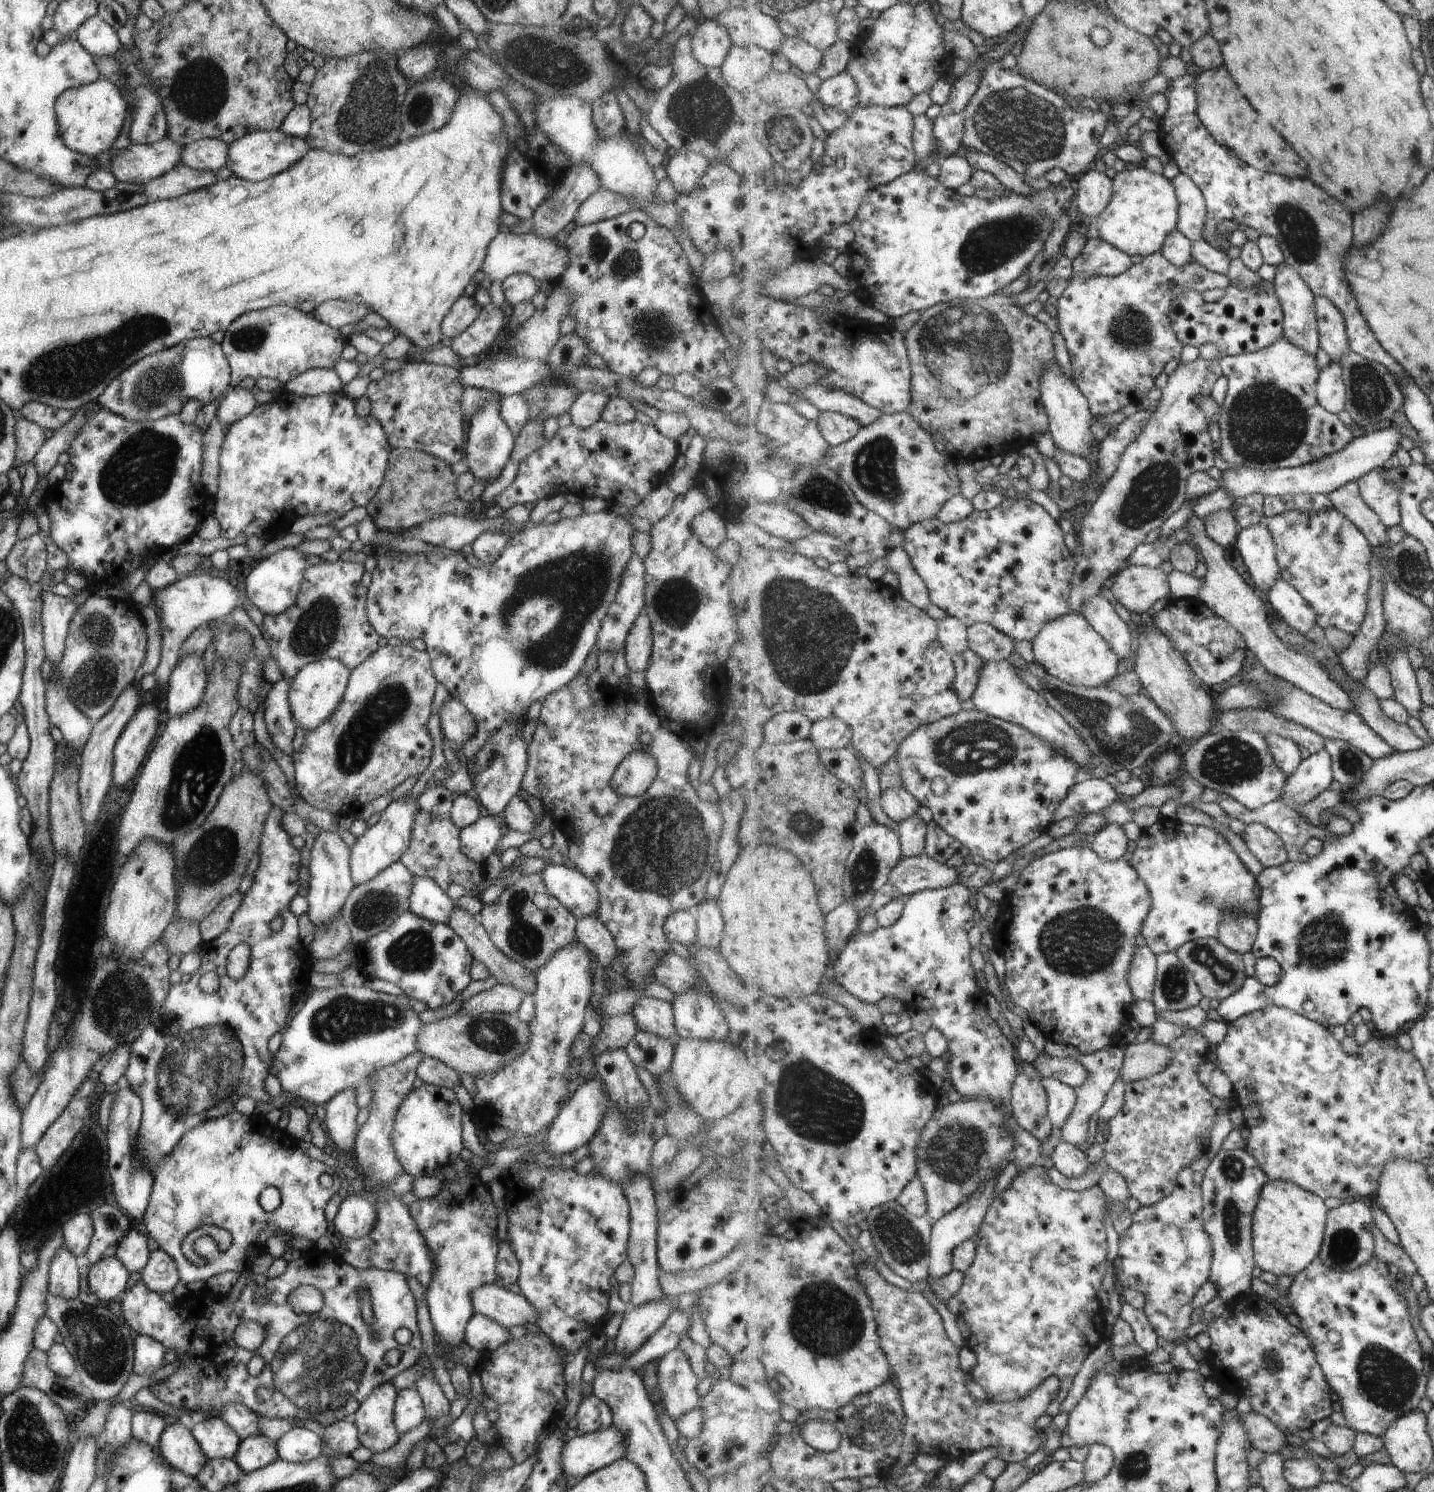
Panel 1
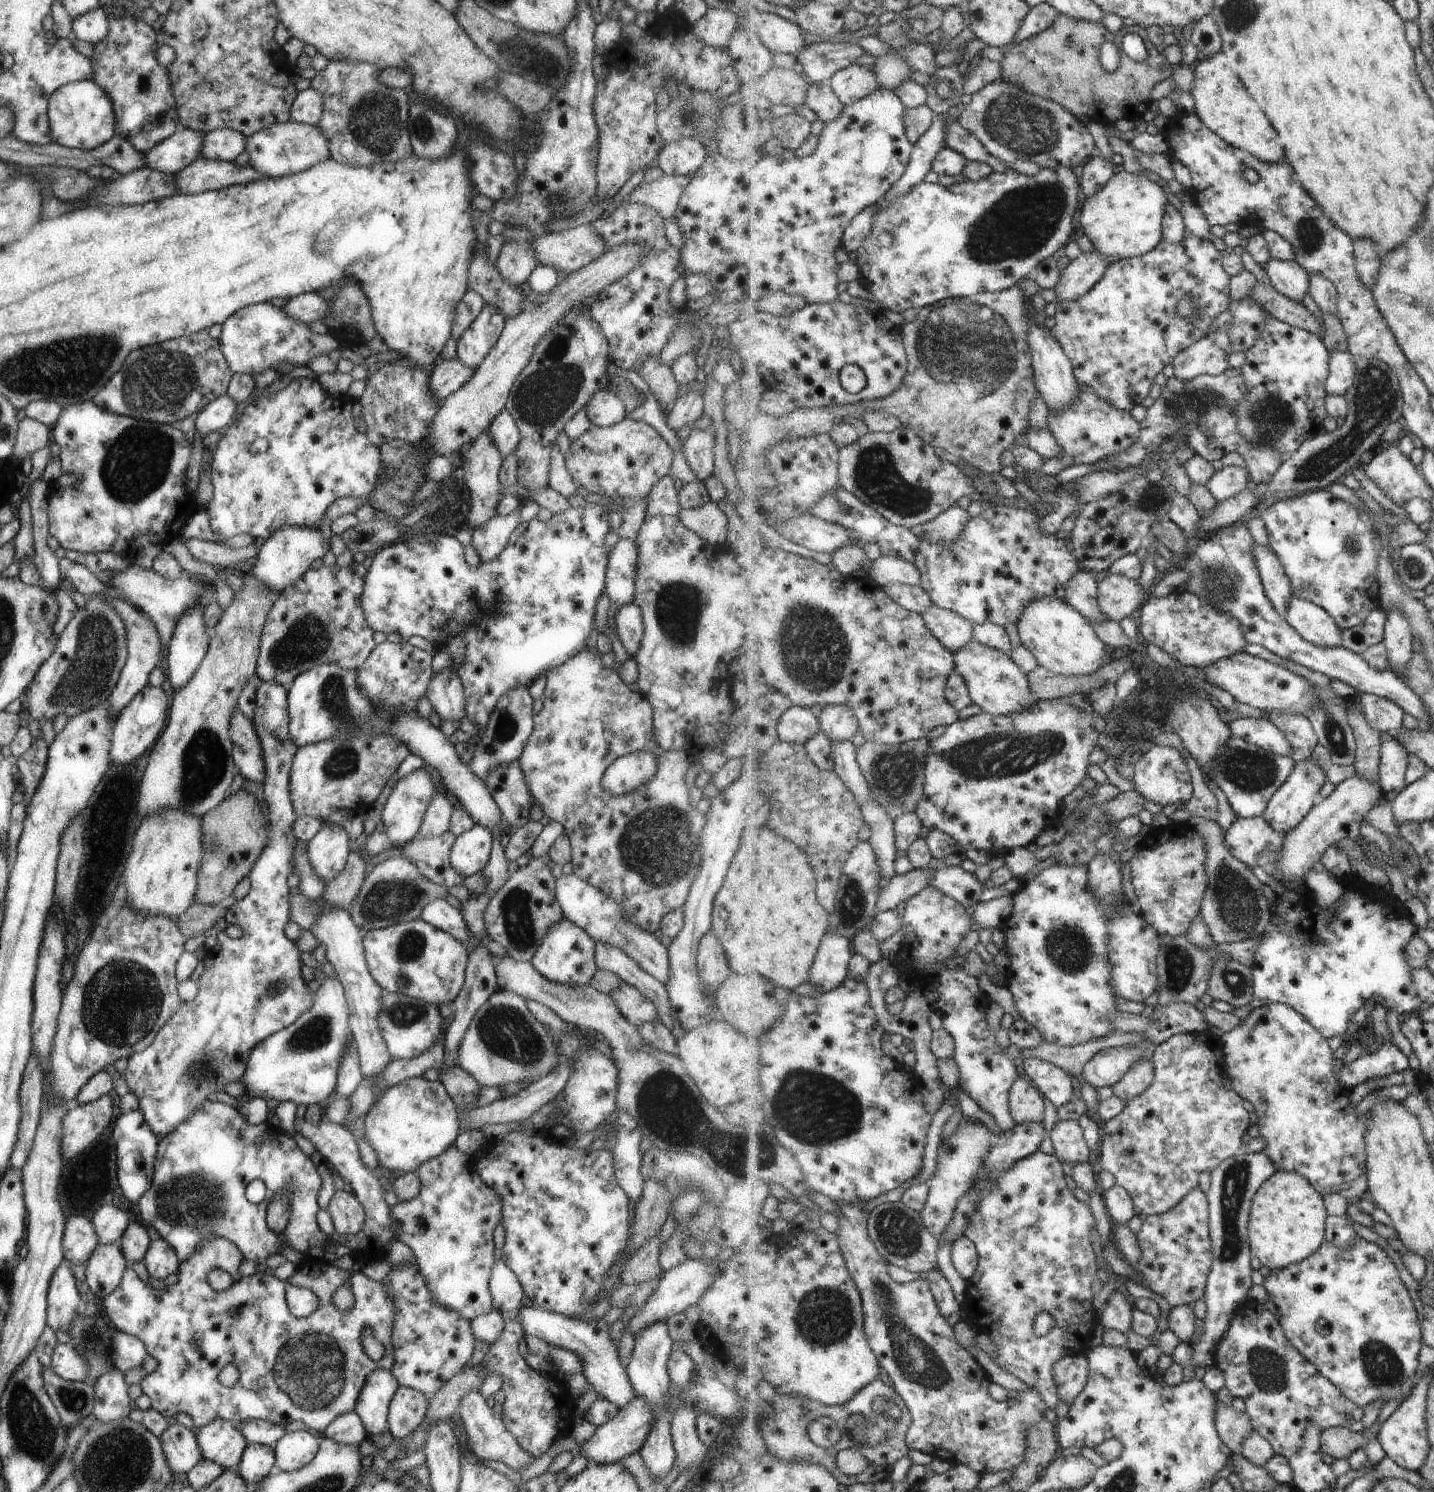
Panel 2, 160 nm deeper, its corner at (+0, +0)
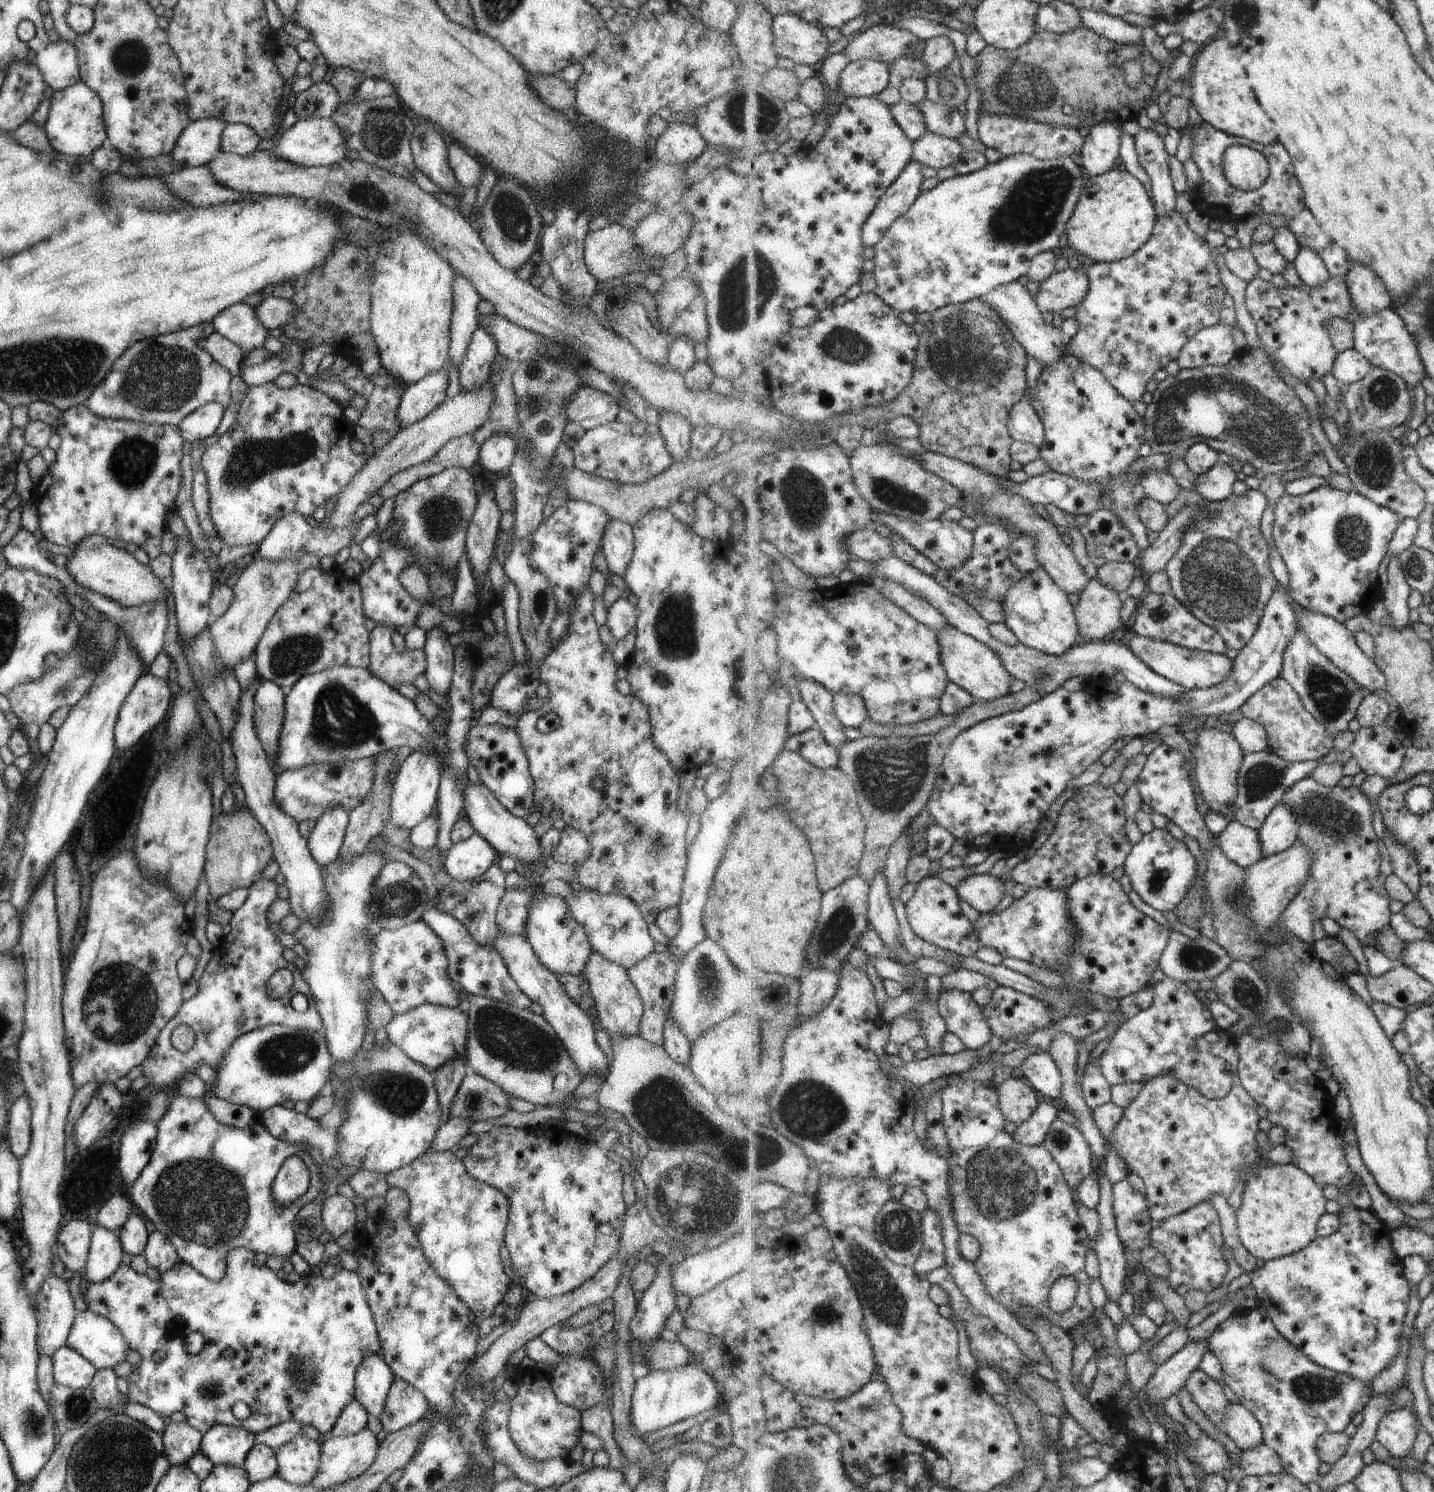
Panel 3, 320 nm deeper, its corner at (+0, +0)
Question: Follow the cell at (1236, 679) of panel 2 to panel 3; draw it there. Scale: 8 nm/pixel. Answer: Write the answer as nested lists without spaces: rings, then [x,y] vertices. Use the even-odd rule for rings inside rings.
[[[1129,633],[1125,638],[1125,643],[1147,666],[1151,667],[1157,674],[1182,684],[1188,690],[1206,689],[1216,687],[1221,684],[1234,667],[1233,660],[1219,653],[1200,651],[1161,639],[1149,638],[1146,636]]]

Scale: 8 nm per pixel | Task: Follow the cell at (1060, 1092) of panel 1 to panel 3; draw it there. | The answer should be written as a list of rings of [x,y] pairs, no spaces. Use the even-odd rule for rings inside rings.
[[[1047,1051],[1029,1055],[1021,1064],[1023,1078],[1028,1081],[1040,1095],[1057,1102],[1062,1095],[1062,1076],[1055,1059]]]

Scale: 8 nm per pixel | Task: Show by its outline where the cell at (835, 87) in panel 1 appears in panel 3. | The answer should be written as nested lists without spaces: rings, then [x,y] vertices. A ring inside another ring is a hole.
[[[873,59],[856,60],[847,64],[839,79],[845,97],[875,97],[889,86],[889,65]]]

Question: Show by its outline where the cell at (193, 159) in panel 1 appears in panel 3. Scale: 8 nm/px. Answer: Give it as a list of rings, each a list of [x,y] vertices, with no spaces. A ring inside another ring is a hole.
[[[227,123],[220,136],[220,150],[246,155],[255,150],[260,140],[250,126],[243,123]]]

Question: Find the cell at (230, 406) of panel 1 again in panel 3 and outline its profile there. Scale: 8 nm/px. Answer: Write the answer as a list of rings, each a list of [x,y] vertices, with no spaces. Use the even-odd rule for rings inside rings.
[[[205,403],[186,414],[177,424],[183,441],[187,443],[212,435],[221,420],[224,408],[219,403]]]

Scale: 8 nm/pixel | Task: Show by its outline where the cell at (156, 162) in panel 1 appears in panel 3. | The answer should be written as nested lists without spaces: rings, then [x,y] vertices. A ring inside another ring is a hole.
[[[214,118],[191,121],[167,155],[171,155],[174,163],[181,166],[206,165],[220,151],[220,136],[225,125],[222,120]]]

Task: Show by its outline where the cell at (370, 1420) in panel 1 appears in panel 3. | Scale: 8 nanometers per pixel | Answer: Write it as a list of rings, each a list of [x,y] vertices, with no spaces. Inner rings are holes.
[[[368,1354],[356,1366],[354,1374],[354,1399],[371,1416],[378,1416],[390,1384],[395,1380],[391,1369],[378,1354]]]

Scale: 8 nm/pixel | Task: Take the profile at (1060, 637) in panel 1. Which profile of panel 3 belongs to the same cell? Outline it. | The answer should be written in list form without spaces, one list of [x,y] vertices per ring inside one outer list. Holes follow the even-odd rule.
[[[1043,567],[1013,584],[1001,604],[1005,613],[1004,623],[1015,633],[1021,645],[1045,654],[1060,655],[1083,642],[1076,607],[1071,606],[1067,593]]]

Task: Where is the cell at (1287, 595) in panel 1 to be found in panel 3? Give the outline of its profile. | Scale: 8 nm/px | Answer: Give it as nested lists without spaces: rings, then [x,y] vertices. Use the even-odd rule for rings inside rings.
[[[1306,610],[1299,619],[1299,629],[1306,632],[1306,635],[1313,641],[1313,644],[1327,657],[1333,664],[1344,670],[1349,676],[1355,679],[1360,688],[1369,691],[1385,690],[1387,681],[1381,669],[1375,664],[1374,659],[1367,656],[1357,644],[1354,633],[1338,620],[1327,615]]]

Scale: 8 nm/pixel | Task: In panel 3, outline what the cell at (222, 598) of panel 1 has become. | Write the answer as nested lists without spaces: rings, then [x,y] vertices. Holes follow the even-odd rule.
[[[101,535],[84,536],[71,549],[72,555],[67,558],[64,567],[74,583],[123,607],[136,607],[152,600],[166,602],[165,592],[167,589],[171,592],[169,583],[157,578],[149,566],[145,567],[145,564],[137,562],[131,553],[114,547]]]

